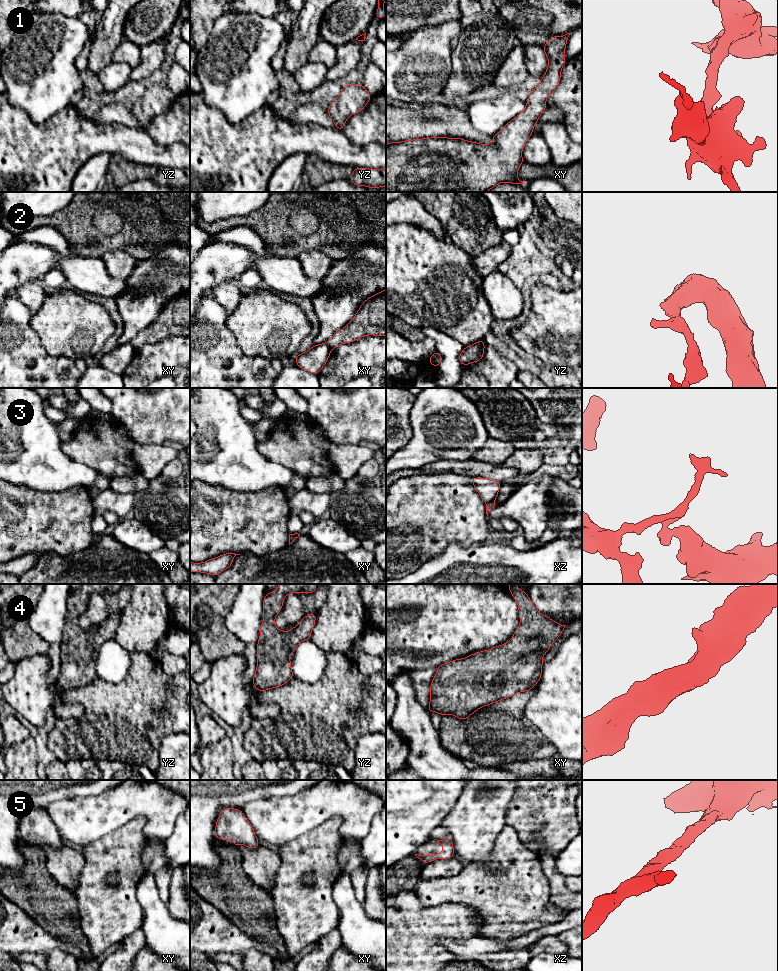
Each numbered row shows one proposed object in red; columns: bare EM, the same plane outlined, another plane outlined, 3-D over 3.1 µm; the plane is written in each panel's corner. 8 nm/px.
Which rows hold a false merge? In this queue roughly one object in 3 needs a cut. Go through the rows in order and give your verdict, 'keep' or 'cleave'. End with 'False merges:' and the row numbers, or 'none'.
1: keep
2: cleave
3: cleave
4: keep
5: keep
False merges: 2, 3

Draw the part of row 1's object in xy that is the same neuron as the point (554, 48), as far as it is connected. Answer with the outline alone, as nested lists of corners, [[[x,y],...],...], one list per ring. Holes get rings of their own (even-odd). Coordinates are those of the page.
[[[569,35],[551,36],[544,44],[544,54],[548,59],[545,74],[530,92],[525,109],[491,137],[492,144],[449,137],[386,143],[386,192],[488,192],[499,183],[525,184],[517,176],[524,162],[522,151],[539,117],[548,107],[547,97],[561,80]]]

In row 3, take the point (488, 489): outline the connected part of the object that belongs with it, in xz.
[[[472,477],[472,484],[485,503],[494,501],[501,487],[500,481],[482,477]]]

